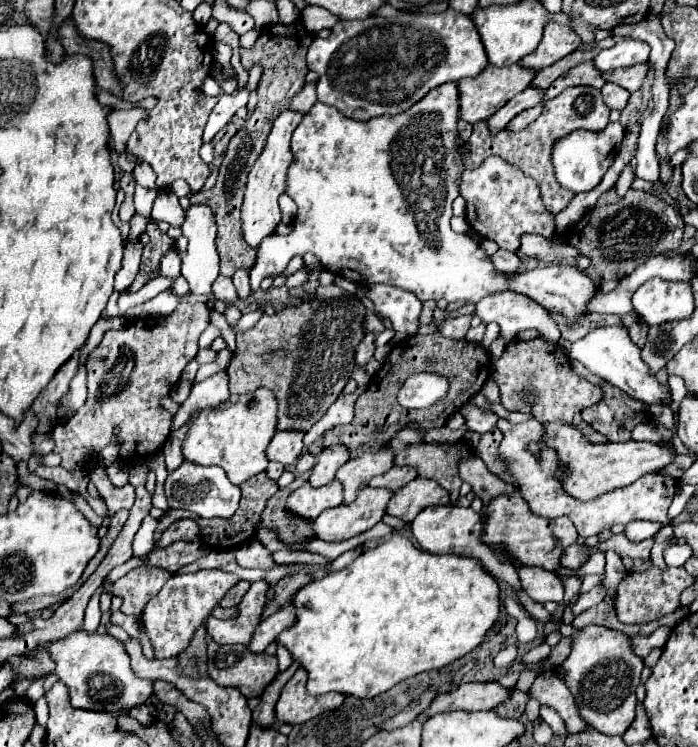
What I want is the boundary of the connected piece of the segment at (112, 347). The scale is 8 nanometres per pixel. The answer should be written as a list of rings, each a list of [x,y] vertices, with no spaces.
[[[180,302],[168,316],[134,320],[122,330],[108,330],[100,346],[90,354],[88,400],[78,414],[66,424],[58,424],[52,432],[56,440],[54,452],[62,456],[62,468],[76,470],[86,466],[88,454],[98,454],[114,440],[114,426],[120,426],[118,446],[124,460],[136,458],[136,448],[144,448],[144,456],[156,454],[170,436],[172,414],[160,406],[160,398],[168,396],[174,380],[198,352],[198,336],[208,326],[210,308],[202,302]]]

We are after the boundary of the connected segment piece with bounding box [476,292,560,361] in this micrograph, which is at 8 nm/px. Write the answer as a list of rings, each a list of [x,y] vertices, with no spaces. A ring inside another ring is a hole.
[[[502,292],[502,294],[486,296],[486,298],[482,298],[482,302],[478,302],[478,306],[476,306],[476,314],[482,318],[482,322],[498,322],[498,326],[500,326],[501,336],[489,347],[490,355],[493,357],[492,361],[500,358],[506,340],[514,338],[519,331],[525,329],[535,328],[540,332],[542,338],[546,338],[546,340],[550,340],[550,342],[558,342],[558,340],[560,340],[558,324],[548,316],[548,312],[546,312],[542,306],[538,306],[534,300],[526,298],[524,294]]]

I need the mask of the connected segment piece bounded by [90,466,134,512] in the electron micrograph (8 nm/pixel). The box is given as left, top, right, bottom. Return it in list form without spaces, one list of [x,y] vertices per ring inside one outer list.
[[[98,466],[92,474],[90,474],[94,486],[98,488],[100,496],[106,500],[106,506],[110,512],[118,512],[118,510],[130,510],[134,504],[134,486],[126,484],[122,488],[116,488],[110,484],[108,476],[104,474],[104,466]]]

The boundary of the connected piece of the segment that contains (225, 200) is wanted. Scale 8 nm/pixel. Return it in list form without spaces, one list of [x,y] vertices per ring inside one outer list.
[[[292,22],[288,26],[272,24],[272,26],[266,26],[264,30],[260,30],[260,36],[258,36],[254,48],[240,50],[242,66],[246,70],[250,70],[252,64],[264,66],[264,74],[258,84],[258,104],[256,104],[252,116],[244,122],[244,126],[230,140],[228,150],[222,158],[222,166],[220,166],[220,174],[216,178],[216,184],[206,192],[198,192],[198,194],[190,196],[192,204],[206,204],[212,208],[212,212],[216,216],[216,224],[218,224],[216,250],[220,256],[220,274],[222,276],[232,276],[238,268],[252,268],[256,262],[256,250],[244,242],[242,228],[240,228],[240,224],[242,224],[240,206],[244,202],[242,200],[242,186],[246,186],[248,172],[254,166],[256,158],[264,150],[272,122],[278,118],[278,114],[282,114],[290,106],[292,98],[306,84],[306,74],[308,74],[306,50],[308,50],[312,38],[314,36],[306,30],[304,22]]]

